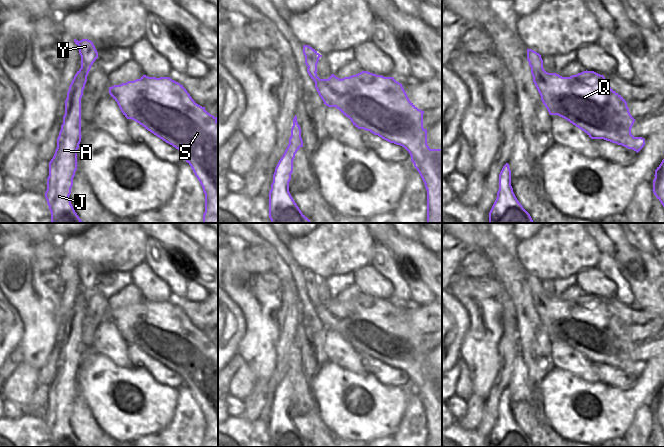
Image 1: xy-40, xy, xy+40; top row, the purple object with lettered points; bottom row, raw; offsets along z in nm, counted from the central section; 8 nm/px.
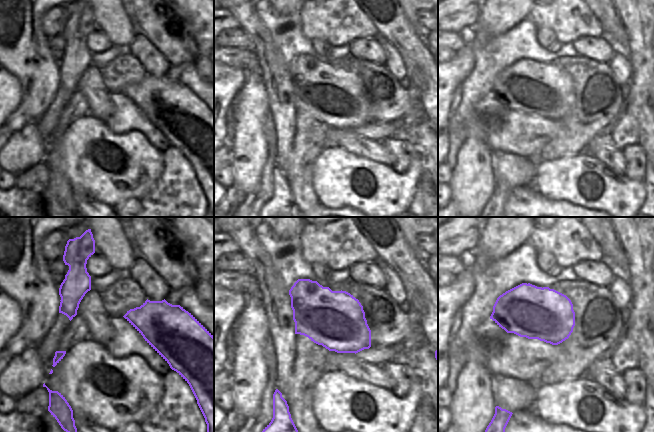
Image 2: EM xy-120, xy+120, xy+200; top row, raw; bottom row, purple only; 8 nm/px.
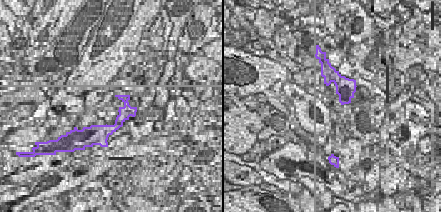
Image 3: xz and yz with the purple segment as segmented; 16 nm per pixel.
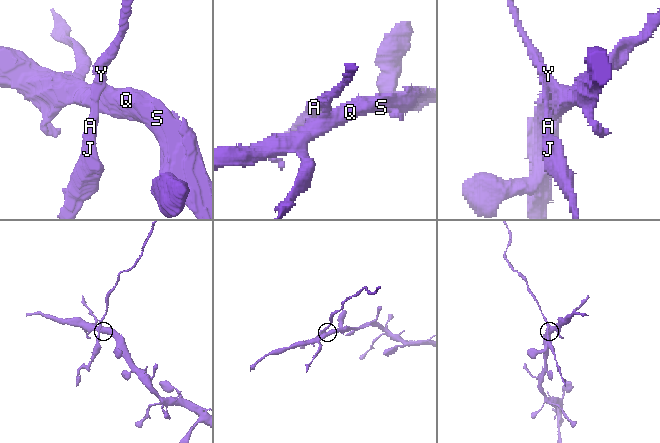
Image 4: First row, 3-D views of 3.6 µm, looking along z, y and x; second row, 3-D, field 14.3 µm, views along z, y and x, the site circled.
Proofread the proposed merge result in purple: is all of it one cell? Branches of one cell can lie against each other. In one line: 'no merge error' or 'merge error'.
merge error

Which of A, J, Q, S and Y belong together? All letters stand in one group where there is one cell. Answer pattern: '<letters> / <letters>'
A J Y / Q S

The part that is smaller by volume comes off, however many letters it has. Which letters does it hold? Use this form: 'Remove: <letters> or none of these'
Remove: A, J, Y

